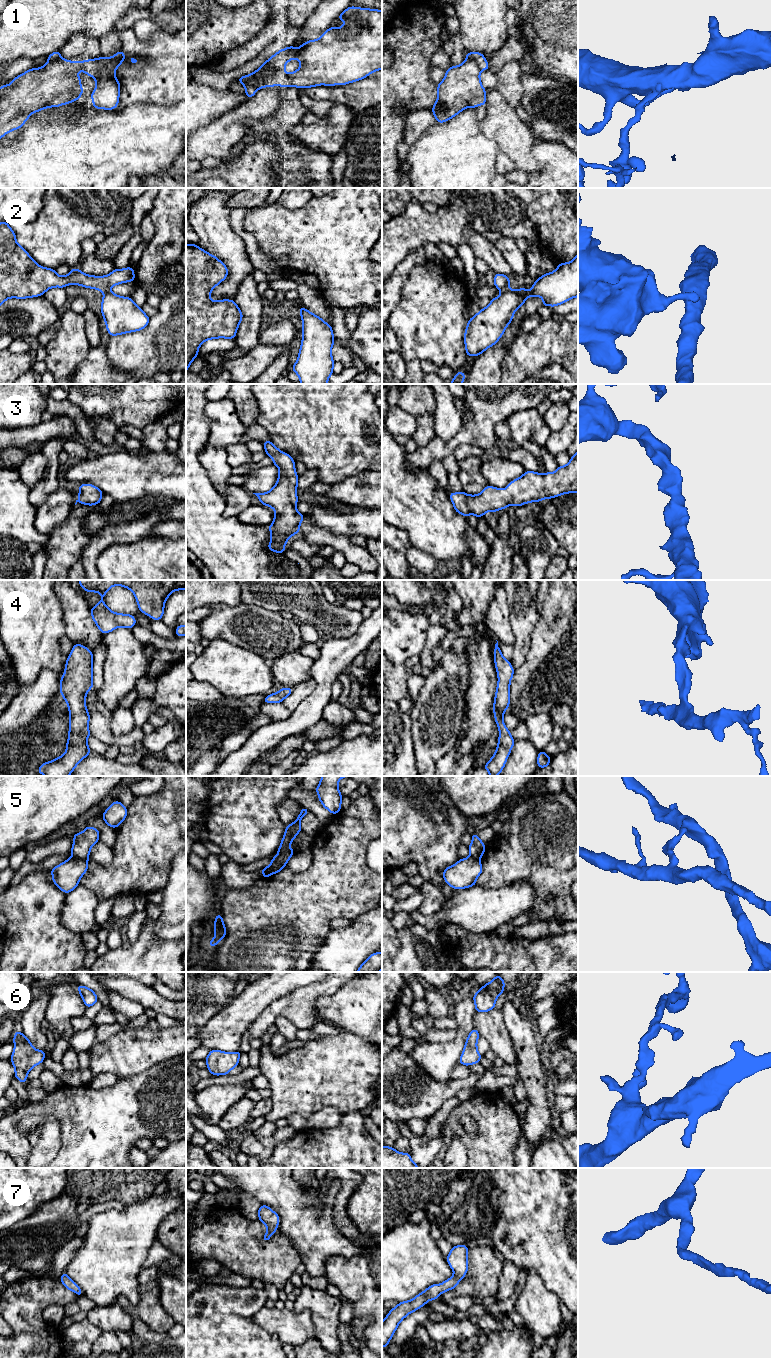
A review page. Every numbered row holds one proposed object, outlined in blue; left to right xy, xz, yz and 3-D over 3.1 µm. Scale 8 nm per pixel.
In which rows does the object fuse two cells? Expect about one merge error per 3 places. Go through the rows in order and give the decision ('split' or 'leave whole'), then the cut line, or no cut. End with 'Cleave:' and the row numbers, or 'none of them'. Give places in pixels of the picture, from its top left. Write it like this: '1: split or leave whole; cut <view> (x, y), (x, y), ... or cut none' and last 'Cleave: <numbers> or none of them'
1: split; cut yz (466, 58), (473, 59), (481, 69)
2: split; cut yz (508, 288), (501, 293)
3: leave whole; cut none
4: leave whole; cut none
5: split; cut xz (283, 866), (272, 868), (268, 874)
6: leave whole; cut none
7: leave whole; cut none
Cleave: 1, 2, 5

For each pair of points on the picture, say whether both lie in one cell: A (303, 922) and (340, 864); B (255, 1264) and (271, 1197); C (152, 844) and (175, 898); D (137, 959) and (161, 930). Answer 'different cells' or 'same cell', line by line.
A: same cell
B: different cells
C: different cells
D: different cells

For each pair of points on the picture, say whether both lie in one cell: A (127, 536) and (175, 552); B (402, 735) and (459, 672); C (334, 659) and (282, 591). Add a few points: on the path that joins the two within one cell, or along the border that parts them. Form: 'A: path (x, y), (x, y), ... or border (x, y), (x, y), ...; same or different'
A: border (147, 534), (130, 543), (116, 544); different
B: border (408, 713), (411, 719), (411, 738), (414, 748); different
C: border (351, 635), (345, 638), (328, 639); different

